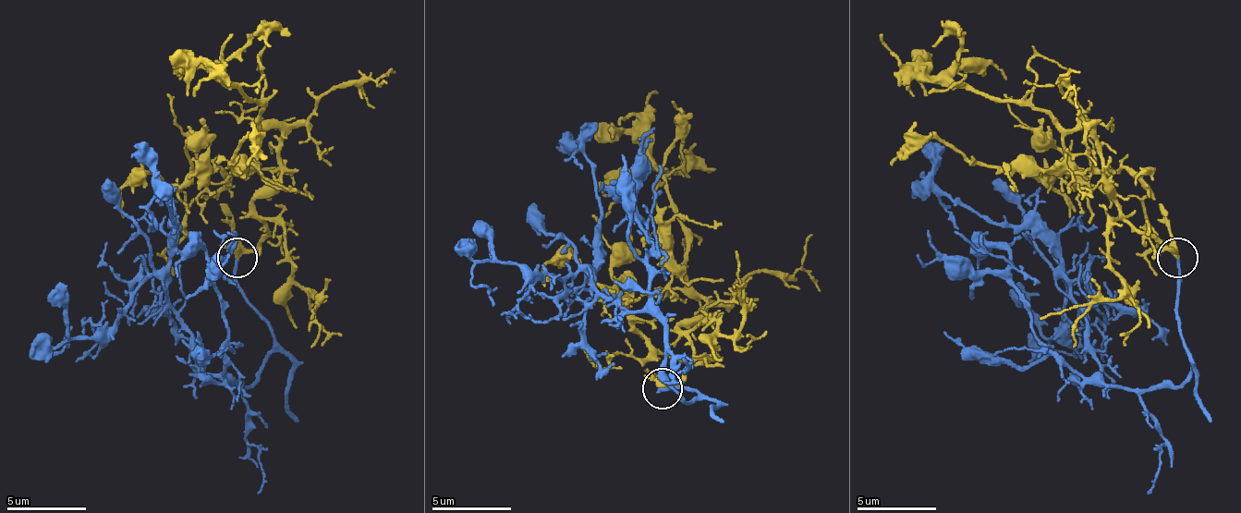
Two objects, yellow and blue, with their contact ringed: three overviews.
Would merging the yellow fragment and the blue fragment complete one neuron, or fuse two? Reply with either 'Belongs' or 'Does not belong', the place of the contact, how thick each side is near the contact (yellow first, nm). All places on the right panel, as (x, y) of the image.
Belongs. Place: (1177, 258). Thickness 280 nm (yellow) against 170 nm

